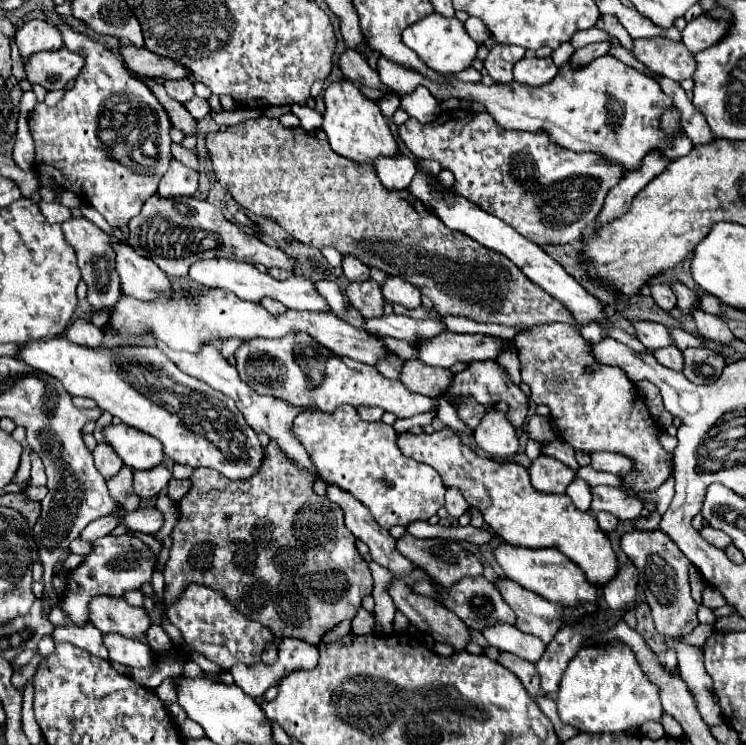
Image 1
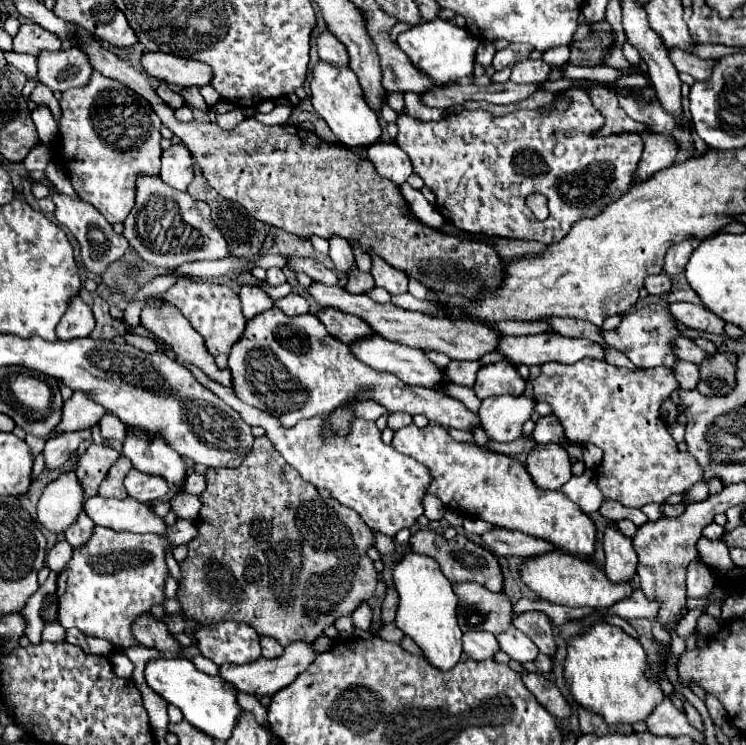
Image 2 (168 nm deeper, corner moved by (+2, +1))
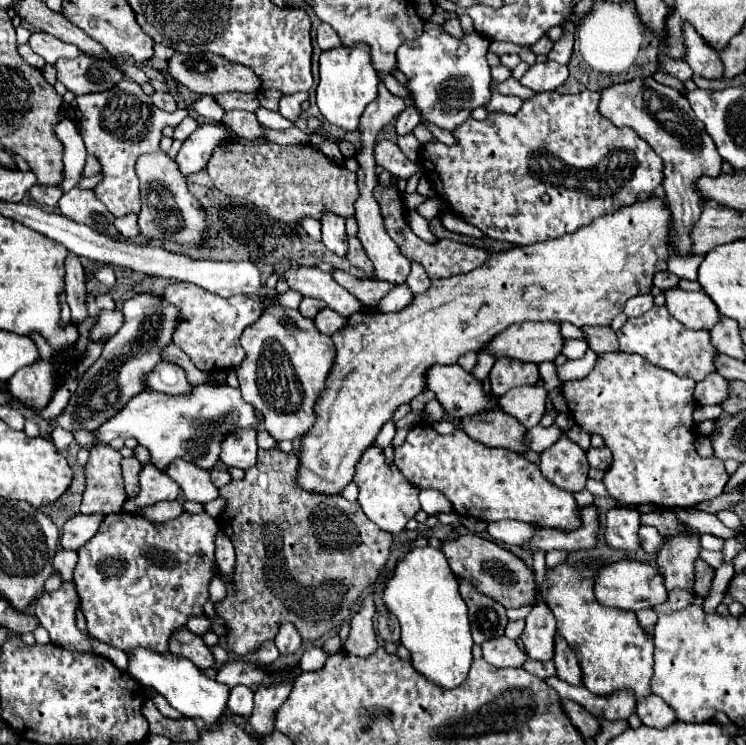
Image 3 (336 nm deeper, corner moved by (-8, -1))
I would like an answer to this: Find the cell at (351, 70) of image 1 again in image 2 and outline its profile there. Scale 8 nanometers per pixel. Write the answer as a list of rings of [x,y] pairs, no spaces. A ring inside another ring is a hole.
[[[329,31],[323,33],[317,41],[317,53],[323,61],[329,61],[331,65],[337,65],[337,67],[345,67],[349,63],[349,55],[347,55],[347,49],[341,41],[337,41]]]

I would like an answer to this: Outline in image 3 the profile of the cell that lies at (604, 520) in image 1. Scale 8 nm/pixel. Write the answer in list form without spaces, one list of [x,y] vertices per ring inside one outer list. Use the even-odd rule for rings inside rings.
[[[641,525],[641,529],[639,529],[639,541],[641,541],[641,549],[645,553],[655,555],[655,551],[659,551],[659,543],[663,543],[663,535],[655,527]]]

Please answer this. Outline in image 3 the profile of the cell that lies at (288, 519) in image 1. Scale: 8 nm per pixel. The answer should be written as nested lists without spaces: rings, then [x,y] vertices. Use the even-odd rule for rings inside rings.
[[[259,449],[257,463],[245,471],[241,481],[223,485],[221,497],[227,499],[227,509],[217,517],[219,529],[233,541],[237,553],[235,587],[227,583],[227,597],[215,605],[217,615],[229,625],[227,647],[233,653],[253,653],[263,641],[275,639],[279,621],[291,621],[301,639],[313,641],[333,627],[341,625],[351,615],[353,603],[371,587],[387,563],[393,535],[369,521],[357,501],[347,501],[341,495],[317,495],[295,487],[299,459],[281,449]]]

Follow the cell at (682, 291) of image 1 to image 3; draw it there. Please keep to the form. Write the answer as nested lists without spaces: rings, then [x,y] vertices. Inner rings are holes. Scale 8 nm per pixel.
[[[653,77],[631,79],[625,83],[601,89],[599,113],[609,119],[615,127],[631,127],[637,131],[653,151],[665,163],[665,193],[667,205],[673,213],[673,247],[675,253],[685,255],[691,251],[689,231],[701,215],[701,195],[697,191],[699,177],[719,177],[721,175],[721,155],[703,123],[693,113],[689,101],[679,91],[657,83]]]

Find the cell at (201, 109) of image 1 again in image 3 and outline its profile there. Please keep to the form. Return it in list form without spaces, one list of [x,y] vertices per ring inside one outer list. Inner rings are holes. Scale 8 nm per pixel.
[[[185,117],[185,119],[175,127],[173,139],[175,139],[175,141],[185,141],[197,127],[199,127],[199,123],[197,123],[193,117]]]

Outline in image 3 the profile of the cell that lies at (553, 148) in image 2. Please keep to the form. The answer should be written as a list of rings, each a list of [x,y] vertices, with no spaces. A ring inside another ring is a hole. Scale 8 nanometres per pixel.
[[[549,91],[537,93],[513,115],[489,113],[485,121],[467,119],[453,133],[457,145],[447,147],[435,141],[423,147],[423,173],[445,205],[493,239],[513,245],[533,245],[575,233],[593,219],[651,195],[663,181],[663,161],[649,143],[629,127],[613,127],[611,121],[599,115],[597,105],[597,91],[581,91],[577,95]],[[543,193],[551,197],[549,203],[541,201]]]

